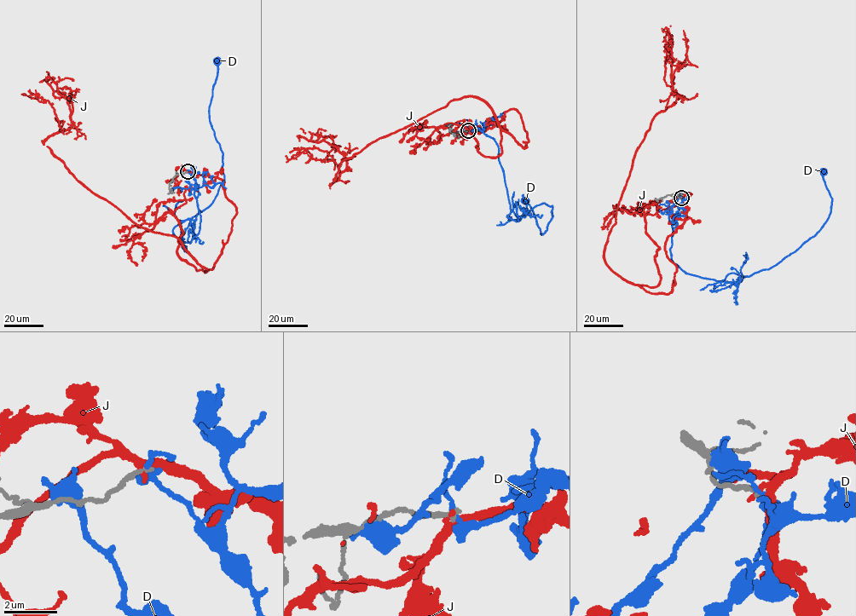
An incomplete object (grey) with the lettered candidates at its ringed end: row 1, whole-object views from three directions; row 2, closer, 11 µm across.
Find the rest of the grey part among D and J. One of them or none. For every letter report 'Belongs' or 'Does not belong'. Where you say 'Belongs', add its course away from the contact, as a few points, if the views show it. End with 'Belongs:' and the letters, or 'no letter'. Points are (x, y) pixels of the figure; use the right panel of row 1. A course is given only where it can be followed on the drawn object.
D: Does not belong
J: Does not belong
Belongs: no letter

